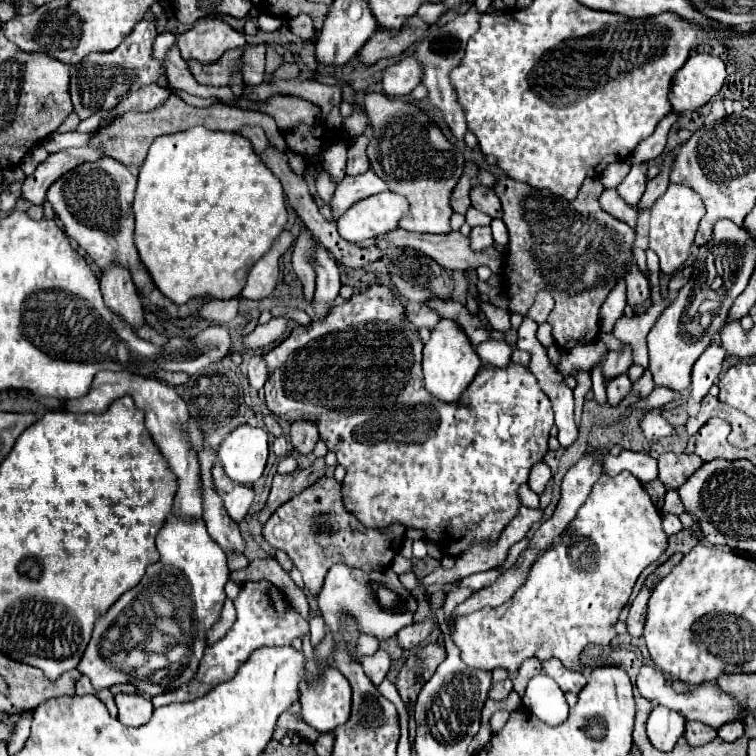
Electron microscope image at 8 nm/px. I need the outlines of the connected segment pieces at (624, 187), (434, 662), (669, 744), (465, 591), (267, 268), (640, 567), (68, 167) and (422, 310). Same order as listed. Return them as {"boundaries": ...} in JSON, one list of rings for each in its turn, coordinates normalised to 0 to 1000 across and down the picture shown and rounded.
{"boundaries":[[[[836,218],[833,229],[828,231],[828,237],[817,245],[817,258],[833,271],[833,274],[844,274],[847,261],[852,255],[854,247],[854,229],[849,226],[847,218]]],[[[577,851],[561,853],[550,861],[550,866],[540,869],[537,880],[532,882],[532,888],[524,896],[524,911],[537,933],[542,927],[550,927],[561,901],[566,901],[566,896],[571,896],[571,890],[577,888],[577,882],[582,880],[582,874],[587,869],[590,869],[590,861],[585,856],[579,856]]],[[[868,933],[857,948],[854,970],[860,983],[873,993],[886,993],[905,970],[905,948],[884,935]]],[[[602,778],[597,780],[591,787],[587,795],[586,807],[589,811],[589,824],[594,828],[595,815],[602,807],[603,802],[611,796],[614,796],[626,782],[622,778]]],[[[376,306],[365,321],[360,324],[360,329],[331,356],[325,377],[320,382],[320,390],[325,396],[333,393],[360,393],[368,374],[370,374],[370,340],[376,337],[376,332],[386,324],[386,311],[384,306]]],[[[823,623],[812,631],[796,626],[783,644],[783,652],[765,673],[765,681],[754,689],[754,697],[746,702],[743,713],[712,734],[693,774],[680,784],[680,790],[664,803],[643,803],[622,813],[603,816],[595,829],[595,843],[608,858],[614,877],[622,882],[646,888],[669,882],[680,890],[698,869],[712,869],[714,874],[735,869],[751,885],[770,888],[765,874],[767,861],[780,851],[807,853],[815,843],[810,827],[817,821],[820,806],[831,798],[841,766],[881,729],[881,718],[884,710],[876,702],[876,681],[849,639],[833,623]]],[[[124,192],[85,197],[85,200],[77,200],[71,205],[63,205],[63,210],[56,213],[40,234],[34,234],[32,247],[29,247],[29,258],[45,271],[56,271],[61,263],[63,247],[77,234],[82,234],[87,226],[95,226],[98,221],[103,221],[114,213],[130,213],[135,208],[138,208],[135,200]]],[[[540,406],[540,414],[537,414],[537,419],[540,419],[540,425],[550,433],[550,435],[558,435],[558,433],[566,433],[569,438],[579,430],[579,425],[582,425],[582,419],[579,419],[579,414],[577,411],[571,411],[569,406],[550,406],[548,411]]]]}

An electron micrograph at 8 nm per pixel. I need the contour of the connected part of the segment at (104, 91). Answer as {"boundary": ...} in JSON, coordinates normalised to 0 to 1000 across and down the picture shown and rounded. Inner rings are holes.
{"boundary":[[[188,25],[175,44],[143,70],[122,70],[111,75],[111,81],[95,86],[93,91],[93,126],[98,142],[153,142],[172,120],[180,120],[188,112],[206,110],[212,102],[212,86],[201,75],[201,60],[193,54],[204,54],[206,49],[206,30]],[[167,67],[169,75],[164,73]],[[122,136],[122,139],[119,139]]]}

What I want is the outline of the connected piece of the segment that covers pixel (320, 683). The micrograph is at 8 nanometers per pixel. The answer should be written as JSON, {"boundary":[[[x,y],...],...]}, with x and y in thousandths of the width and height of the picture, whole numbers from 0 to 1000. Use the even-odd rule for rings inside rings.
{"boundary":[[[410,837],[405,839],[399,847],[399,861],[405,866],[405,885],[407,885],[407,897],[413,901],[397,906],[397,933],[399,933],[399,951],[421,964],[423,970],[442,967],[447,959],[458,956],[463,948],[463,927],[466,927],[466,909],[460,898],[442,882],[429,882],[421,885],[413,866],[413,853],[410,849]]]}

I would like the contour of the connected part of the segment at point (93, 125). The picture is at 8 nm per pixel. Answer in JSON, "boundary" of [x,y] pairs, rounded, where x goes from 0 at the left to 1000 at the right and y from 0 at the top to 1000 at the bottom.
{"boundary":[[[131,146],[127,152],[122,152],[119,157],[111,157],[111,160],[106,160],[106,165],[101,168],[101,173],[106,173],[106,176],[124,176],[124,173],[130,171],[135,157],[138,157],[144,148],[146,146]]]}

